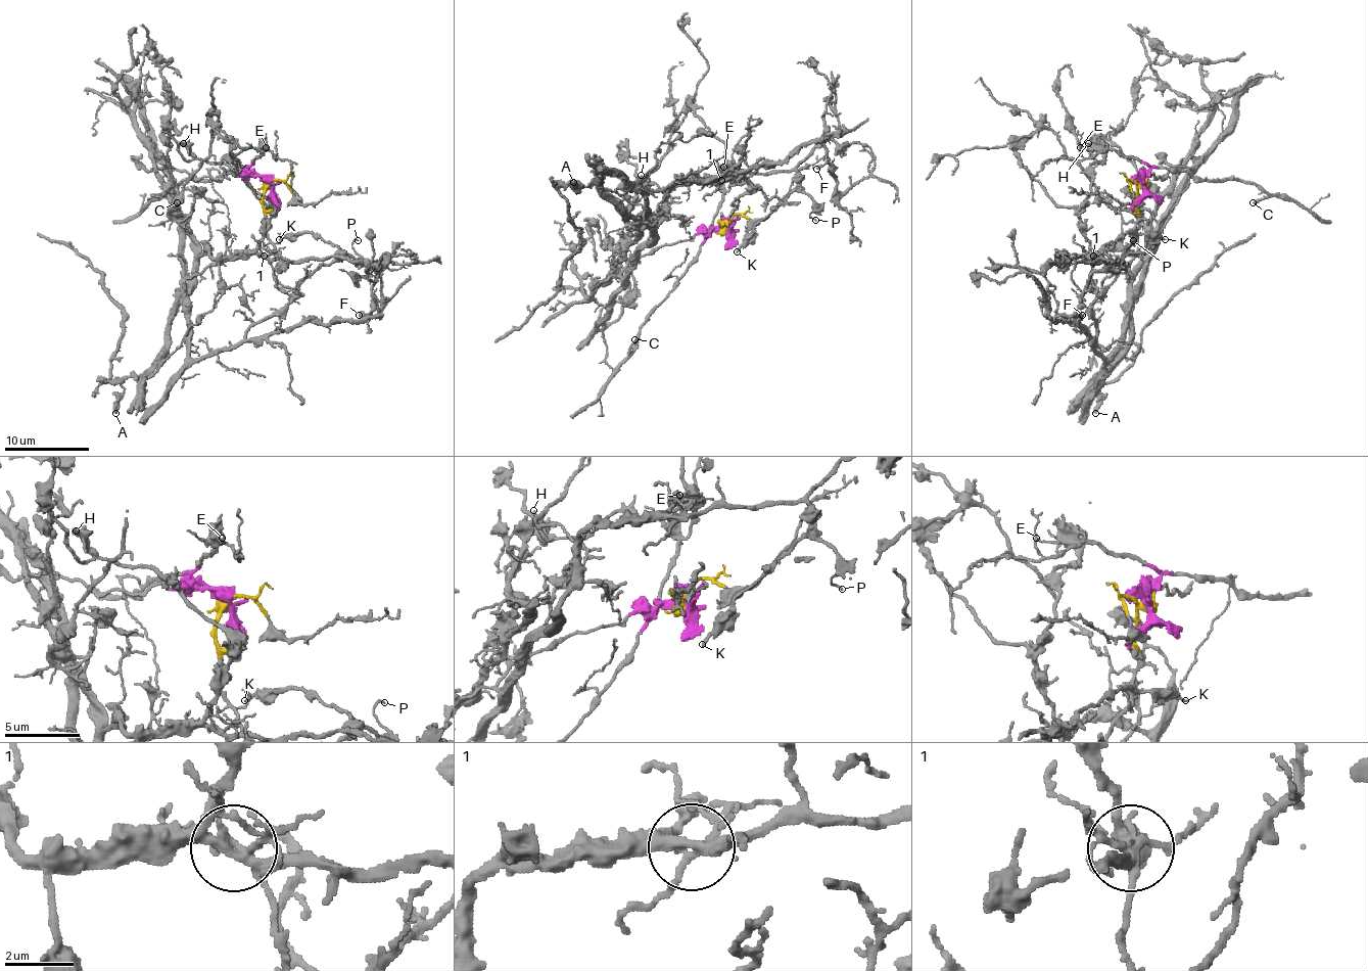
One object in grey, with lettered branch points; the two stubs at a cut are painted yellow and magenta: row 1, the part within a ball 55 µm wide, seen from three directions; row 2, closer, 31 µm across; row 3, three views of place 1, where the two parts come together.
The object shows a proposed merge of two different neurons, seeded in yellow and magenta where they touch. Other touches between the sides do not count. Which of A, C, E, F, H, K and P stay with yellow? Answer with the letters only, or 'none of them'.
F

